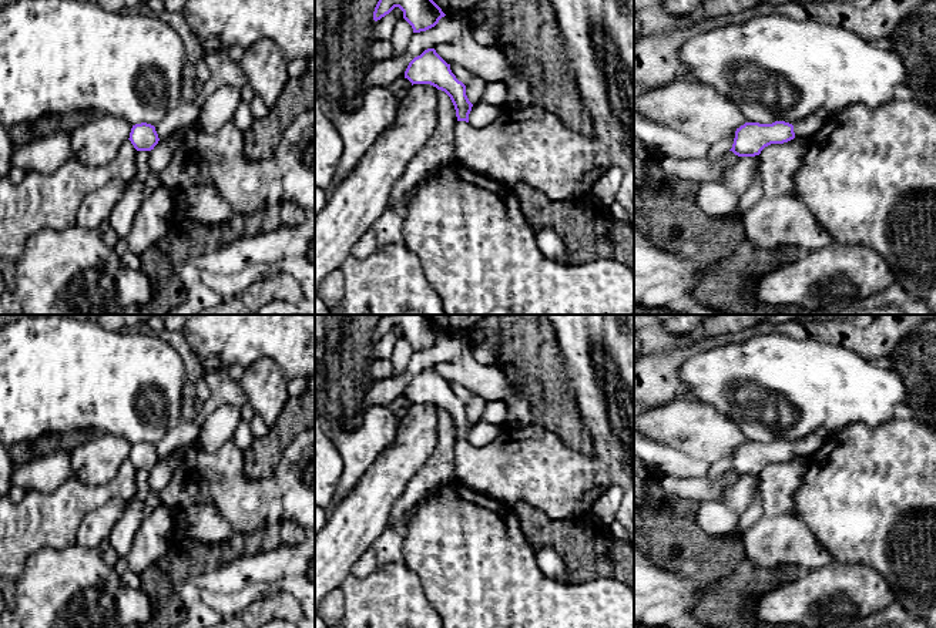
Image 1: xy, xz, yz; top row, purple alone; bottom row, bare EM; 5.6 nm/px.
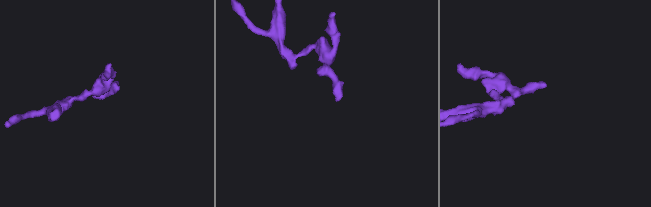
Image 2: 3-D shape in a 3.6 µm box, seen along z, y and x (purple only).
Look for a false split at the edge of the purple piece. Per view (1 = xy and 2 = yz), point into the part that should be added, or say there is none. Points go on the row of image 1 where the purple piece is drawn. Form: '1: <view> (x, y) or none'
1: none
2: yz (807, 127)

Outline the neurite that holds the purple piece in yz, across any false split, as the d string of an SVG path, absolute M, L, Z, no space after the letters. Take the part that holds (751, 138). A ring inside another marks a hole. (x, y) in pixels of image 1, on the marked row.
M818 110L794 125L785 121L772 124L745 122L735 131L732 151L738 157L755 157L771 144L784 144L795 137L812 137L831 114Z

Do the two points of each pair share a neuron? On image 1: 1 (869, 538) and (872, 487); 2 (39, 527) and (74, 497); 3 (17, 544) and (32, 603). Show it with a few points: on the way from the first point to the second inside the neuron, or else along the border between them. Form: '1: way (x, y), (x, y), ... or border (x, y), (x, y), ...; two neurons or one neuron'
1: way (869, 526), (869, 500); one neuron
2: way (47, 520), (52, 520), (66, 506); one neuron
3: border (47, 547), (39, 548), (27, 560), (16, 581); two neurons

